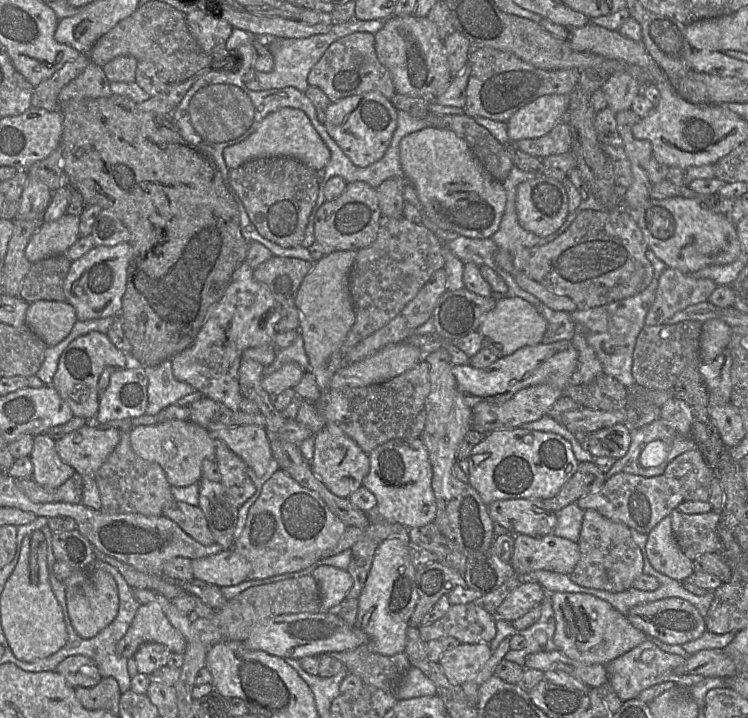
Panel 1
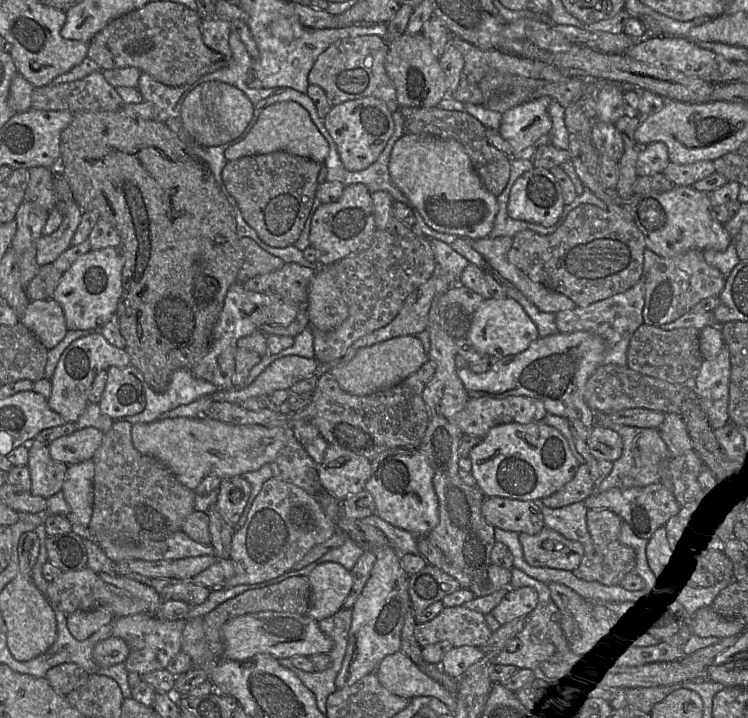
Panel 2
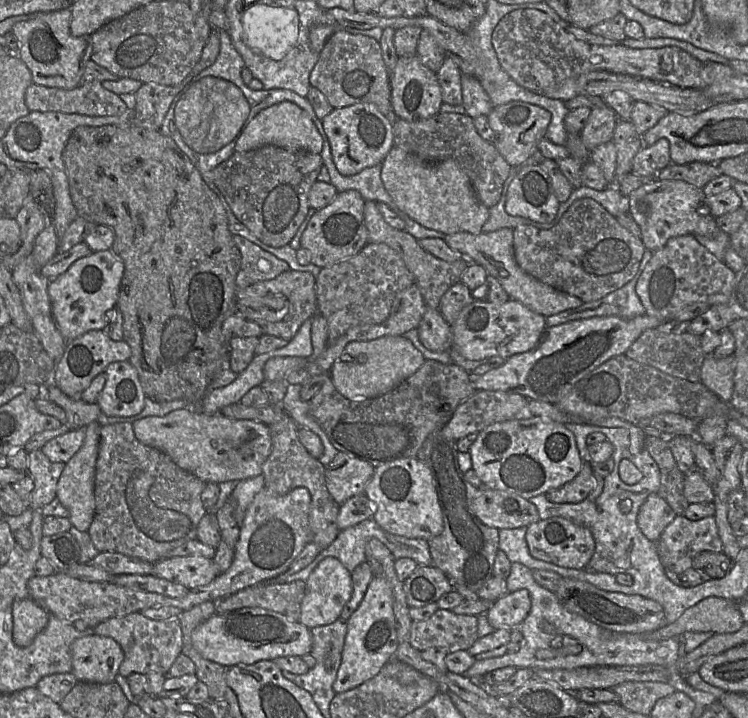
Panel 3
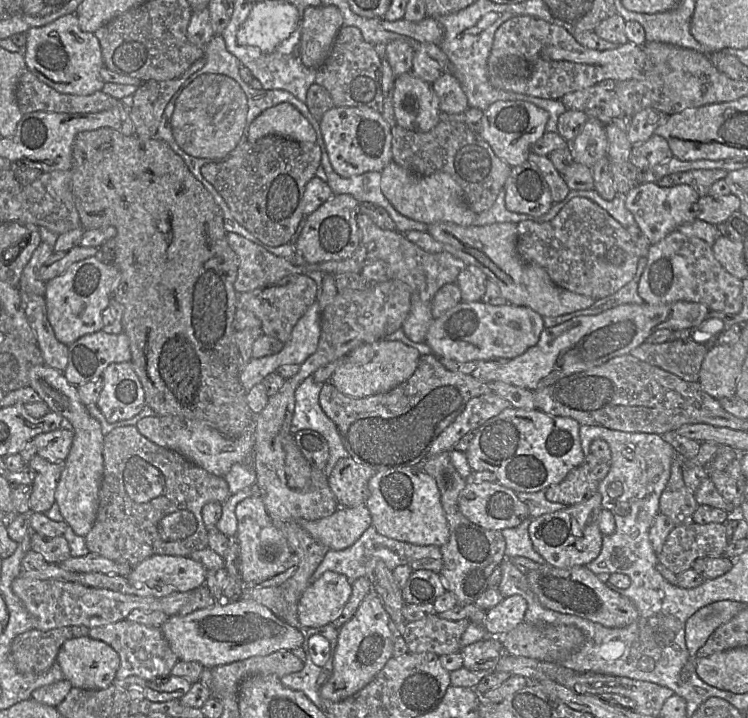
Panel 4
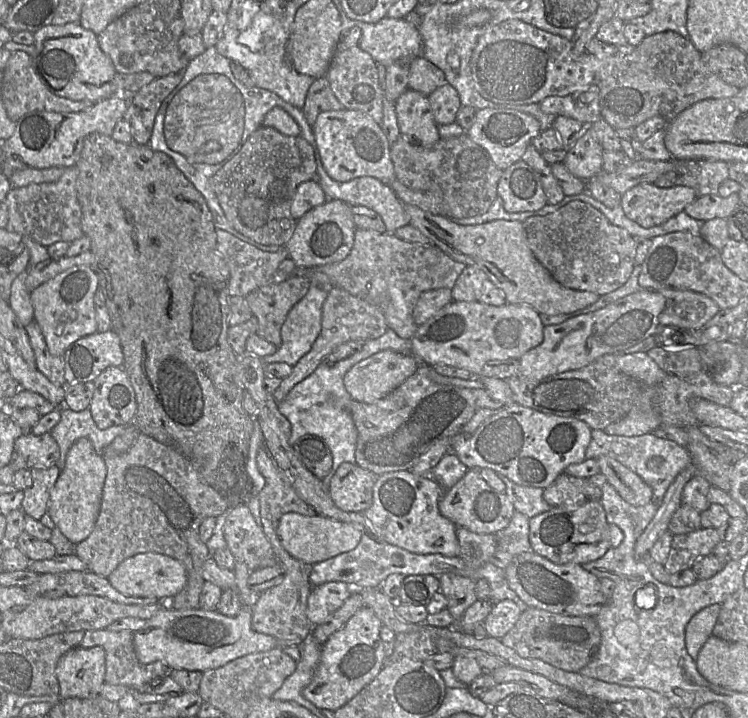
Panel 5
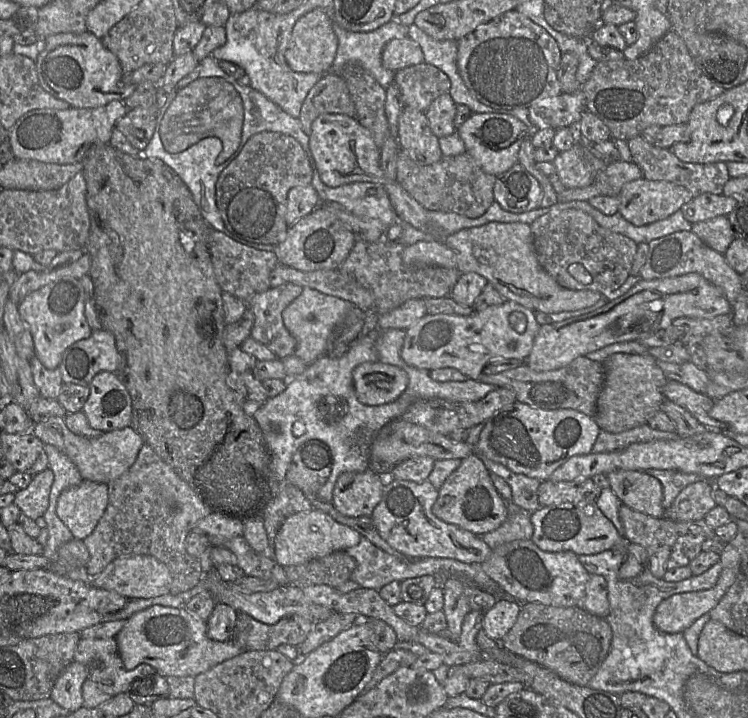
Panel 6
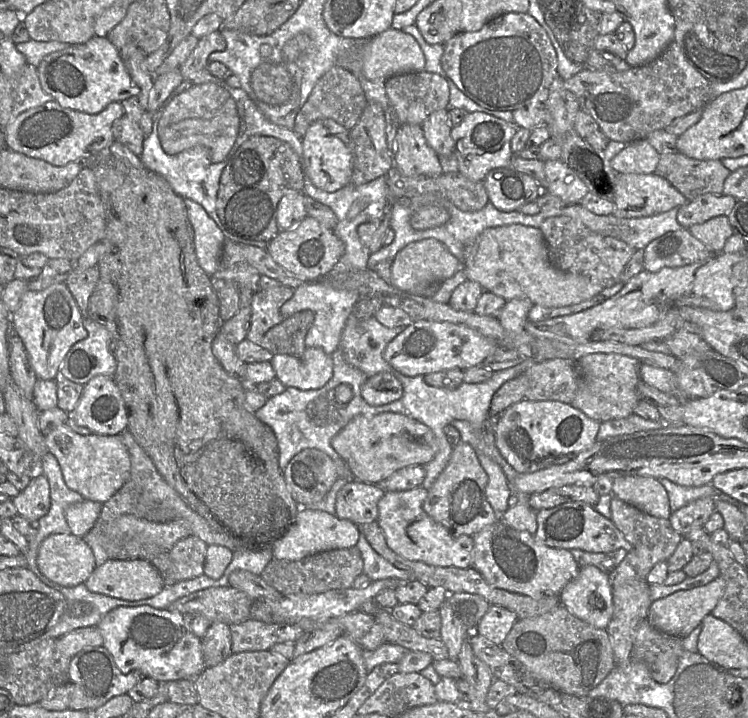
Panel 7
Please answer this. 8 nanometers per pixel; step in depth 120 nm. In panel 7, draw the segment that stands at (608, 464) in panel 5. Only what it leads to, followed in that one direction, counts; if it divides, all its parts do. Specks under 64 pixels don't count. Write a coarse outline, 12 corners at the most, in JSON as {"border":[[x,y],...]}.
{"border":[[649,476],[612,481],[612,495],[669,519],[667,490]]}

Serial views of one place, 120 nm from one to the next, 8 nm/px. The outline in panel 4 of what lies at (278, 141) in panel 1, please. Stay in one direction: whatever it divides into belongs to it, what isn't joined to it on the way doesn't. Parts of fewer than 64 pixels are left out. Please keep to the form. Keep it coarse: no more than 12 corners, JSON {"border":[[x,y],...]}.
{"border":[[290,103],[250,124],[248,143],[276,135],[315,143],[316,132]]}

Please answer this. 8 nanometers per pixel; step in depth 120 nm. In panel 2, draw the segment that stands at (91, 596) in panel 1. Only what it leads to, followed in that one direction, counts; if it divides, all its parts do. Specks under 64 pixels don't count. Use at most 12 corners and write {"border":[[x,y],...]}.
{"border":[[108,608],[67,615],[75,639],[83,641],[114,617]]}

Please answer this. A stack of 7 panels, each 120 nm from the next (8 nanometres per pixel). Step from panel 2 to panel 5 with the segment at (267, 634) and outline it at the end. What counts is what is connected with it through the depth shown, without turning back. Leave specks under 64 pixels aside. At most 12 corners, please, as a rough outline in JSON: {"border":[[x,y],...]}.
{"border":[[235,559],[233,617],[161,608],[133,633],[143,664],[204,672],[278,647],[252,629],[258,594]]}

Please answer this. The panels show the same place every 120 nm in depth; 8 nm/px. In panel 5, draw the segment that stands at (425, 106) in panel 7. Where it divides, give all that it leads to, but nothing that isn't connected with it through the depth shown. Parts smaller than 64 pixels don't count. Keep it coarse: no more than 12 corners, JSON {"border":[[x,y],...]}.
{"border":[[417,56],[408,88],[429,96],[447,83],[444,72]]}

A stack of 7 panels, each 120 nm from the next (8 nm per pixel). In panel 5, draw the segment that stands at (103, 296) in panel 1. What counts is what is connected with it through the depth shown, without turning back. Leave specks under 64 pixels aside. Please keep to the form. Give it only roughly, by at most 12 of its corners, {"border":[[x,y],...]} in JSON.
{"border":[[75,266],[30,293],[49,352],[97,332],[99,280]]}

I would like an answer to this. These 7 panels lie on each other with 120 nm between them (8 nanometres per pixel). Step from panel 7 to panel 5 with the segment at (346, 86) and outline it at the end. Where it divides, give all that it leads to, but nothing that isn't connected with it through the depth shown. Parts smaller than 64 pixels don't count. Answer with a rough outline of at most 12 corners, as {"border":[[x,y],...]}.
{"border":[[324,76],[311,84],[302,111],[313,127],[320,113],[343,108]]}

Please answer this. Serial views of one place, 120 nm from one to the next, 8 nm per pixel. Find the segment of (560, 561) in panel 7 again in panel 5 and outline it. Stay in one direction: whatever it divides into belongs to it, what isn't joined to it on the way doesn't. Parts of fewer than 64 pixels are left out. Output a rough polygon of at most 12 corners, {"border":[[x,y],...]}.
{"border":[[534,551],[504,572],[529,607],[595,617],[609,601],[581,565]]}

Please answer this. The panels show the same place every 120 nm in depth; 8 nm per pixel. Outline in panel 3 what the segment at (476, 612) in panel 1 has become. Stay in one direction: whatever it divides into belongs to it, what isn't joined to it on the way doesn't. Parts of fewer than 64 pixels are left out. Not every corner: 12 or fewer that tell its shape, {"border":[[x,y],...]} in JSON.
{"border":[[438,609],[412,621],[416,650],[449,653],[477,641],[478,617]]}

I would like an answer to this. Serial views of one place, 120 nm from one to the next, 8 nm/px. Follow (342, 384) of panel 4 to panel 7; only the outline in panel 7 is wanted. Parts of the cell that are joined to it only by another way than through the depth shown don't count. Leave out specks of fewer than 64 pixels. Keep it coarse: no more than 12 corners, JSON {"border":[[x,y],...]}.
{"border":[[389,372],[368,377],[362,397],[372,406],[399,400],[402,383]]}

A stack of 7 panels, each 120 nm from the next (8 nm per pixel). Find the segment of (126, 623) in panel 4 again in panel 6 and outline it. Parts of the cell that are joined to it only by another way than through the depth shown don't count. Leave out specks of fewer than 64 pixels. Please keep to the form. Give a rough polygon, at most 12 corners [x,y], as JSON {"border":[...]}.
{"border":[[81,638],[74,661],[112,697],[157,673],[127,670],[115,638]]}

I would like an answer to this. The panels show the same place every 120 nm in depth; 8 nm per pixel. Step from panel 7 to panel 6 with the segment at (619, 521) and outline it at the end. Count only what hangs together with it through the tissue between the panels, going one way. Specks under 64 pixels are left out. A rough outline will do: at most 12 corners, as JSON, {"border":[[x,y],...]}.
{"border":[[624,504],[619,518],[628,542],[648,557],[672,548],[673,519],[655,518]]}

